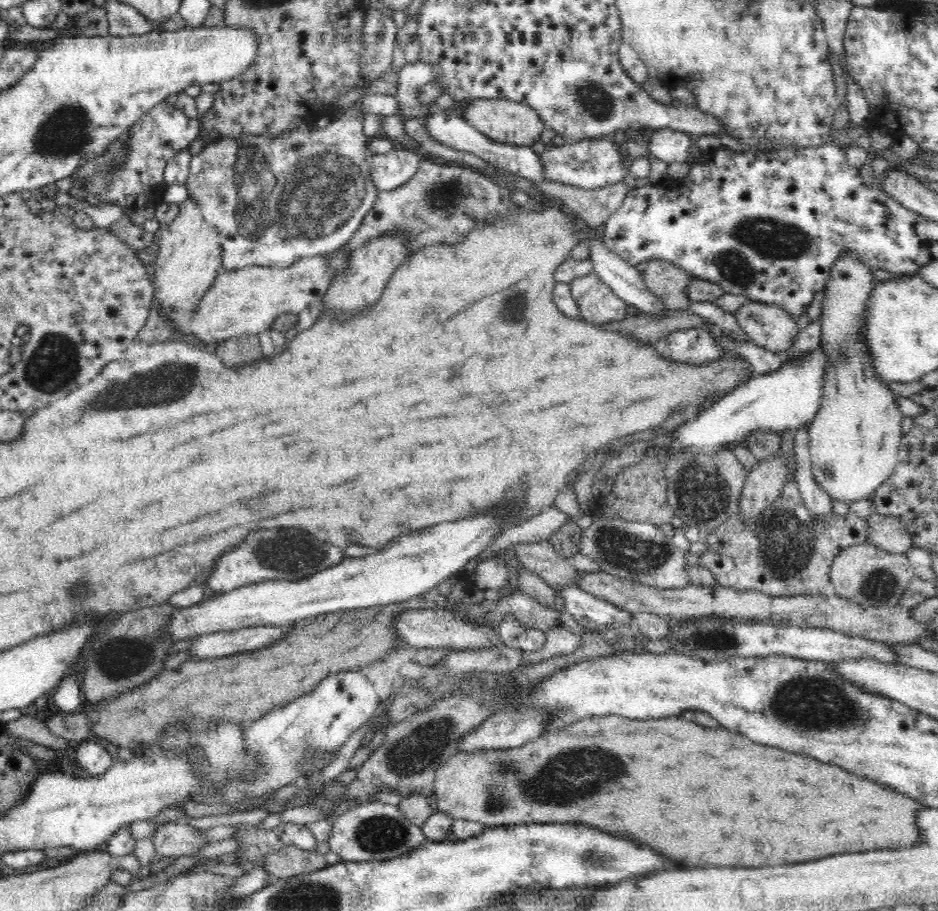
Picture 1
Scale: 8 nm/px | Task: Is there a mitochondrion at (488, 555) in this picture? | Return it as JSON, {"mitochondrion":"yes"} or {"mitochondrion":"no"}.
{"mitochondrion":"no"}

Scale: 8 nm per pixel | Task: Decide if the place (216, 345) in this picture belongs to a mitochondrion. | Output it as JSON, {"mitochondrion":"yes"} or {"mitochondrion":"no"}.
{"mitochondrion":"no"}

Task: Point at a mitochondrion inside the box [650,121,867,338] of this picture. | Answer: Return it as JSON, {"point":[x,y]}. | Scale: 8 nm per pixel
{"point":[759,237]}

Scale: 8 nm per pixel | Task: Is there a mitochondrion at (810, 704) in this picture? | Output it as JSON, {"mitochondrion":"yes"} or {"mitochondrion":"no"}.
{"mitochondrion":"yes"}

